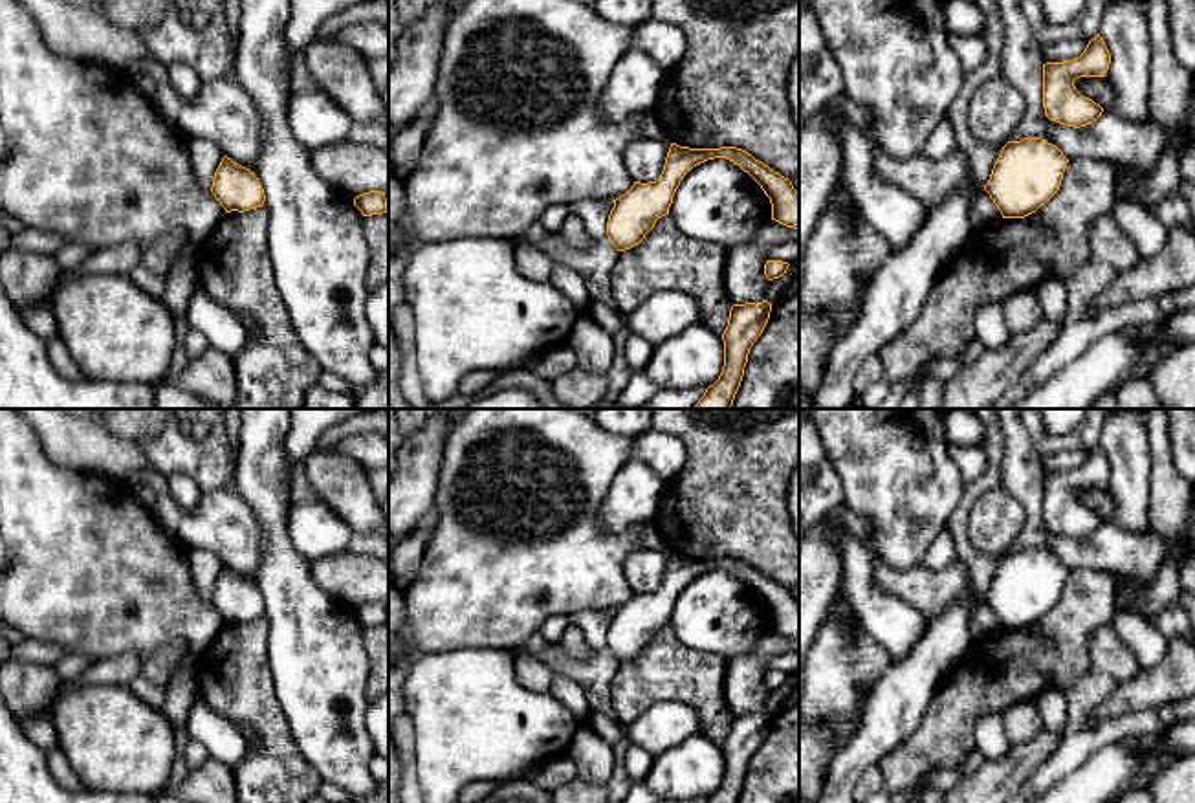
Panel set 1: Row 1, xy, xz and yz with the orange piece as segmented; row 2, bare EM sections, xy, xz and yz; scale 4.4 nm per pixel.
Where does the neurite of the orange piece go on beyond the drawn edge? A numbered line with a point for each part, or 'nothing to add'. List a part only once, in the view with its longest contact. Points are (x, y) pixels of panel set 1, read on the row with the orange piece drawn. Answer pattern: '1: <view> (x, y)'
nothing to add

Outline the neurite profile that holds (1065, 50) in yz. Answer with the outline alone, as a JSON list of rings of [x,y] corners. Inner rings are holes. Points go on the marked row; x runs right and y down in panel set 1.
[[[1074,38],[1074,40],[1059,40],[1058,44],[1039,44],[1039,53],[1043,64],[1047,62],[1063,62],[1080,57],[1089,40]]]

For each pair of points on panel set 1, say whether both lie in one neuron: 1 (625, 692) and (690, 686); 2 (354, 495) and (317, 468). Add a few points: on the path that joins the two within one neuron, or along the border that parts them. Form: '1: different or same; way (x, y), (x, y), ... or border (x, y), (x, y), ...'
1: same; way (642, 686), (673, 686)
2: same; way (345, 488), (327, 470)

